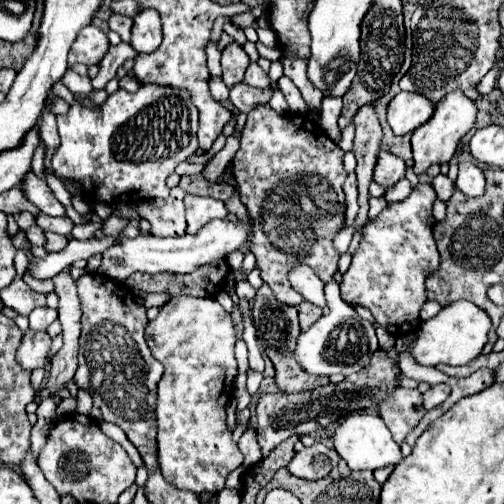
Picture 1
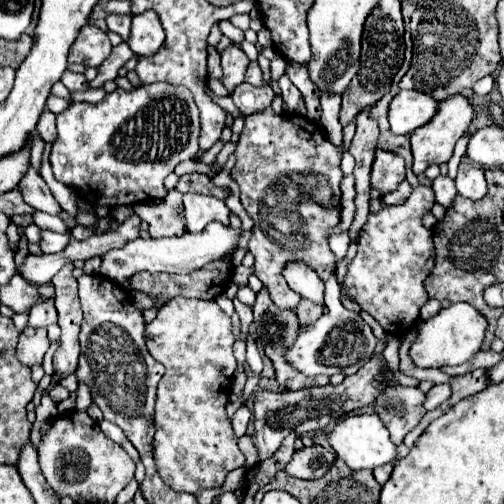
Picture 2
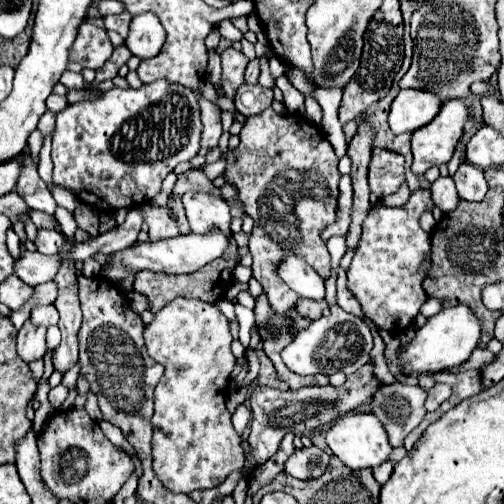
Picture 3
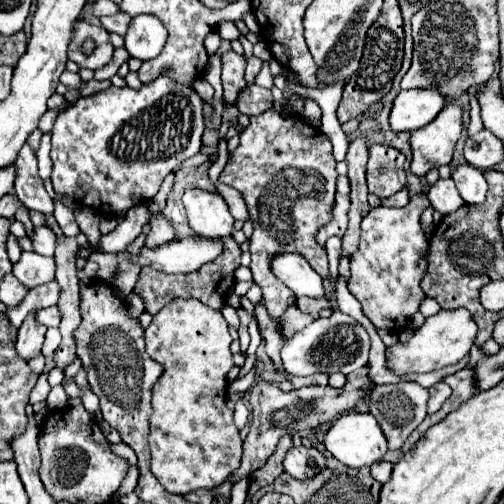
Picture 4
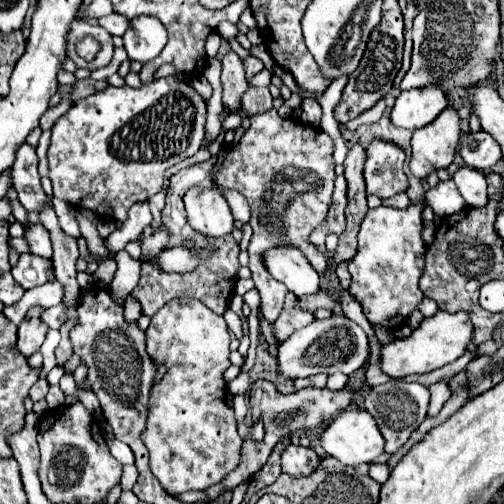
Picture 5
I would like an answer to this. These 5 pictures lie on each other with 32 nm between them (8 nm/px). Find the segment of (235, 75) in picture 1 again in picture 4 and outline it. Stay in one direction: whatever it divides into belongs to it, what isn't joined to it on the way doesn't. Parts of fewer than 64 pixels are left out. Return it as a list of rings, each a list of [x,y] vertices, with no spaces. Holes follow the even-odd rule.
[[[228,50],[222,56],[222,86],[224,86],[224,100],[234,104],[238,92],[246,86],[244,80],[244,68],[246,58],[242,54],[236,54],[234,50]]]

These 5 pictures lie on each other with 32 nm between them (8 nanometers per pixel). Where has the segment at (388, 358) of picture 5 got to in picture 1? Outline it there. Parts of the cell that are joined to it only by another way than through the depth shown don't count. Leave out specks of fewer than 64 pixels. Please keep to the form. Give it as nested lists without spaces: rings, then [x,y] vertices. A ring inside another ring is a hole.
[[[468,300],[452,302],[444,306],[434,318],[420,324],[418,340],[412,350],[412,356],[418,364],[424,364],[424,366],[436,366],[440,362],[450,366],[468,364],[482,352],[484,344],[488,342],[490,328],[492,328],[492,320],[482,308],[476,308],[476,304]]]

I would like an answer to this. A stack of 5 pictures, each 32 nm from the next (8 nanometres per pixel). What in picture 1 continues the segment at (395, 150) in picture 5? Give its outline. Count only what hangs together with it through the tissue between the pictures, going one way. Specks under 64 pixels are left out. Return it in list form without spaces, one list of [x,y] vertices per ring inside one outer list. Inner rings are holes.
[[[378,152],[378,164],[374,170],[374,180],[382,186],[392,186],[398,180],[404,178],[404,160],[390,154],[390,152]]]

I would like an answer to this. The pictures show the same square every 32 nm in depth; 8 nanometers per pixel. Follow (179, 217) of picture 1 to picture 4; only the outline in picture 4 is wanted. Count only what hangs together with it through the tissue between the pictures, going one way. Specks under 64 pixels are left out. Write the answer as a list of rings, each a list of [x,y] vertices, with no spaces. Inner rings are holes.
[[[150,212],[150,232],[146,238],[146,246],[154,248],[158,244],[164,244],[176,236],[176,230],[172,224],[168,224],[168,218],[162,212]]]

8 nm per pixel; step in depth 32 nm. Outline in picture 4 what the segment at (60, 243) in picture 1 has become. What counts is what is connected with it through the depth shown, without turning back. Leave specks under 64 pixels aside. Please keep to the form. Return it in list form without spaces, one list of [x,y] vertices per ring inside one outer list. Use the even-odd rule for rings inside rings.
[[[42,226],[36,228],[34,236],[32,236],[32,244],[34,244],[34,252],[42,254],[42,256],[54,256],[54,248],[56,248],[56,234]]]

